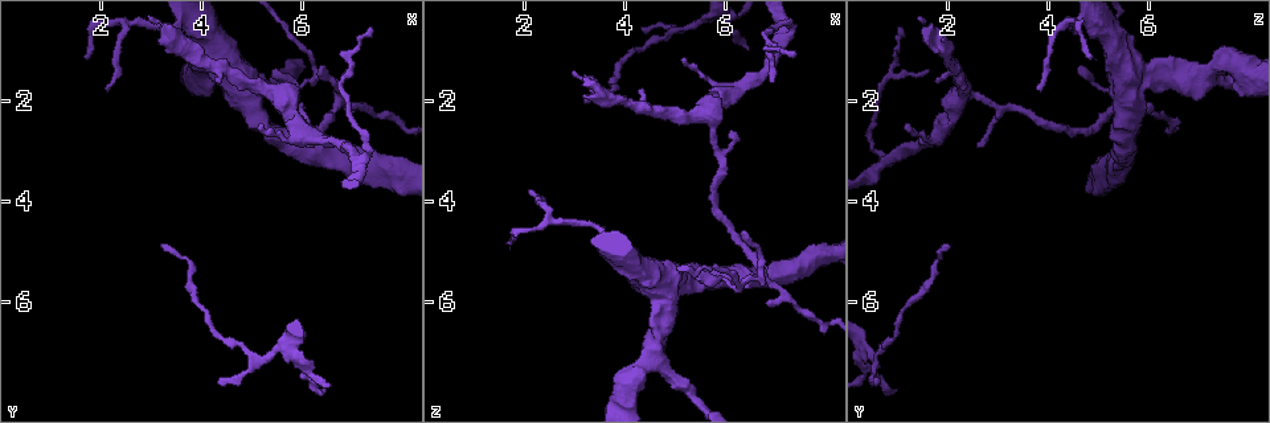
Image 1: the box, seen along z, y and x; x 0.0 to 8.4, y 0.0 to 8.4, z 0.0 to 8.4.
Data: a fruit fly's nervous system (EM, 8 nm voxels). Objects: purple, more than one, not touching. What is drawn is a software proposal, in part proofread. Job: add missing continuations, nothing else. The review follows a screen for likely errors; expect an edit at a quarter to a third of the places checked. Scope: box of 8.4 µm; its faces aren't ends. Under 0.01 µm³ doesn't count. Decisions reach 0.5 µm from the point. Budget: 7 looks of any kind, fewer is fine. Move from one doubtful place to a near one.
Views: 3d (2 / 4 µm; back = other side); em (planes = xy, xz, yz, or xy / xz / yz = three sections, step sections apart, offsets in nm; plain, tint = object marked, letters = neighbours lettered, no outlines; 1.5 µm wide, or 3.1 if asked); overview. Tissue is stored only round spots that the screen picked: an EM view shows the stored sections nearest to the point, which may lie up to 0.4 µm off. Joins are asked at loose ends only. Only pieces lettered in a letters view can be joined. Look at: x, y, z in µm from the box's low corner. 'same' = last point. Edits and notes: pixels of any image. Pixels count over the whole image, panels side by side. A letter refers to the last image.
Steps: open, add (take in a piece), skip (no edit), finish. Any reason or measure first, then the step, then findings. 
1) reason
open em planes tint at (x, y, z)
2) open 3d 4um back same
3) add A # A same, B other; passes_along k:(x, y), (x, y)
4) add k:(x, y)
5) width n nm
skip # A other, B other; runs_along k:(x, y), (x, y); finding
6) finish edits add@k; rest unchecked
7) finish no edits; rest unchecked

branch stops here
open 3d 2um at (4.40, 1.65, 1.75)

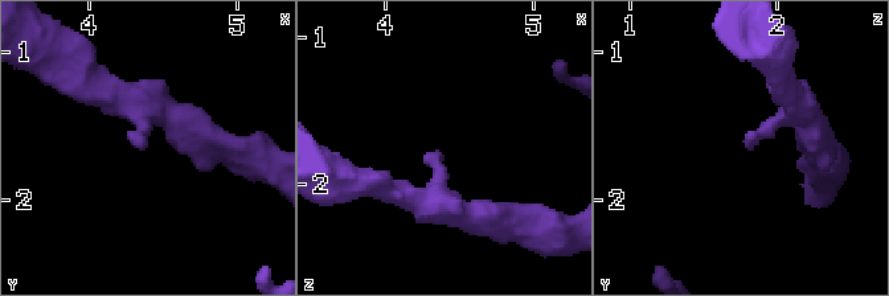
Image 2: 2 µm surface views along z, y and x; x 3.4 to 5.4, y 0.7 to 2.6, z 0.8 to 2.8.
arm_widths 190, 240 nm; shape alone is not enough
open em xy step 4 tint at (4.40, 1.66, 1.78)

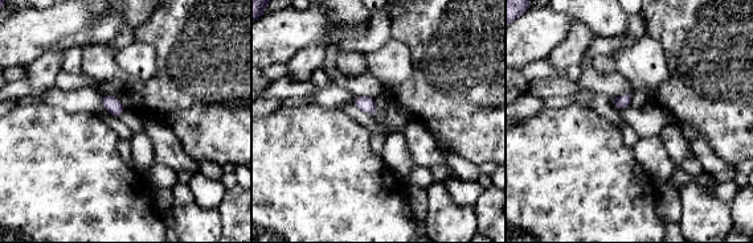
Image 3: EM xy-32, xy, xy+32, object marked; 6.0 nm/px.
cut it another way
open em planes letters same

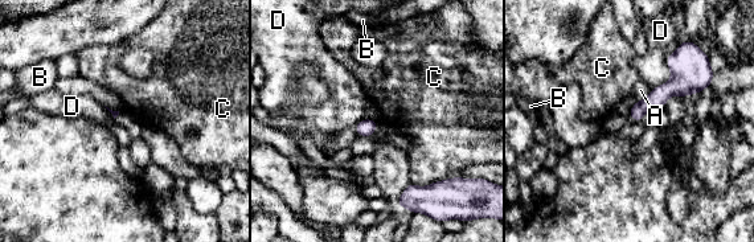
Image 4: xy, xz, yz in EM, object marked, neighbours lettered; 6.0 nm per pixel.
skip # A other, B other, C other, D other; border 4:(667, 56), (670, 78), (654, 87); none of them fits

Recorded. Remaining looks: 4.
free end
open em yz step 8 letters at (3.20, 4.85, 2.00)

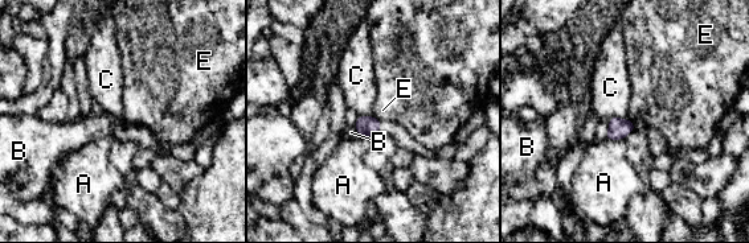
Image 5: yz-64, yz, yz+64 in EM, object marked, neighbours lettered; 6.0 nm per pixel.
cut it another way
open em planes letters same

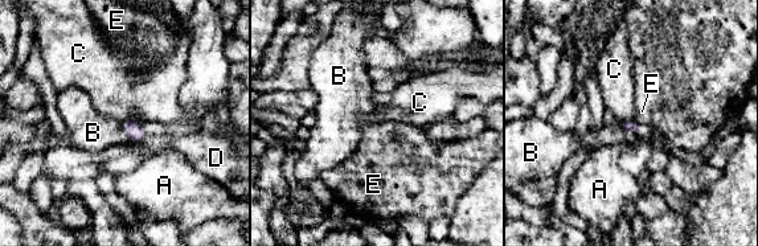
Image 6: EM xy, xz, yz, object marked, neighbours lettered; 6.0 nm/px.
skip # A other, B other, C other, D other, E other; border 6:(121, 121), (138, 121), (140, 123); no lettered piece goes on from it

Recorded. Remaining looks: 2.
finish no edits; rest unchecked

